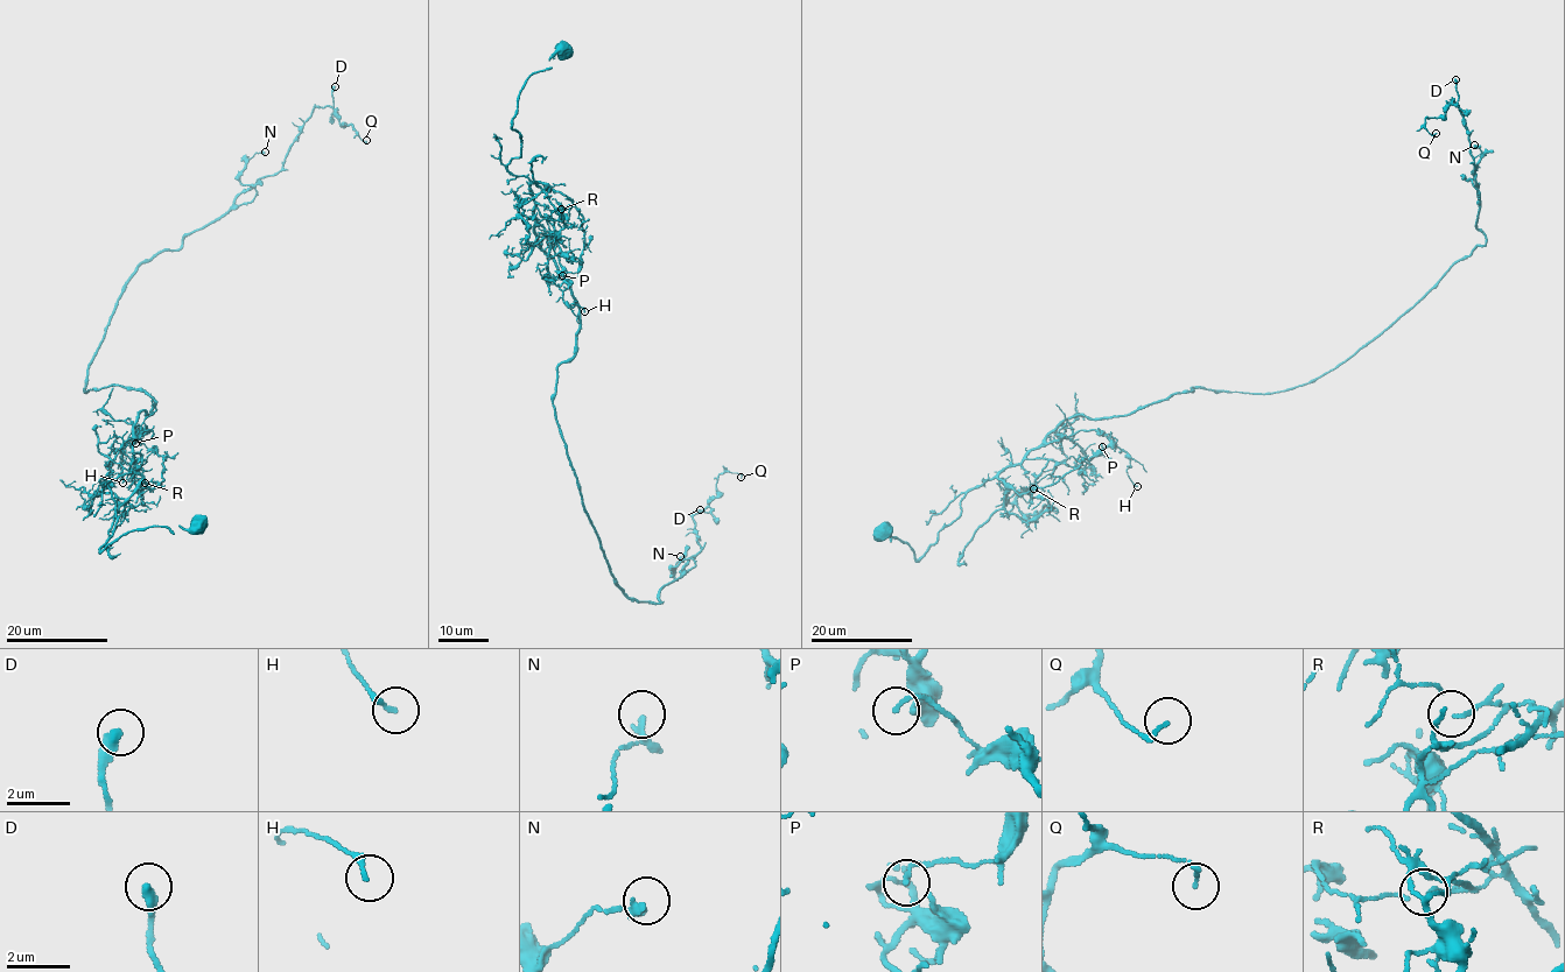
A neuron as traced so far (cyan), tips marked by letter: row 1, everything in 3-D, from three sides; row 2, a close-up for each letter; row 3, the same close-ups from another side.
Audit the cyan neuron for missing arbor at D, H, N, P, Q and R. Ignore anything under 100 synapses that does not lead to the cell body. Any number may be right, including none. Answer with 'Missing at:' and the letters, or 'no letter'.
Missing at: no letter

